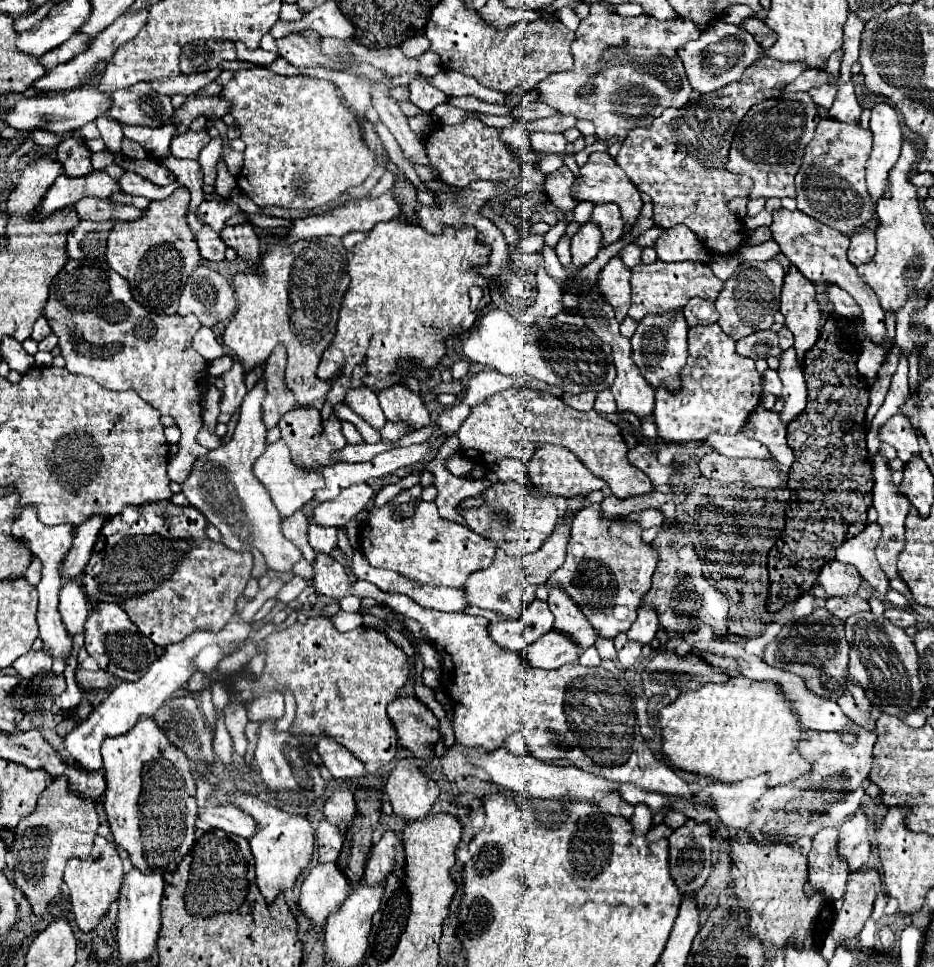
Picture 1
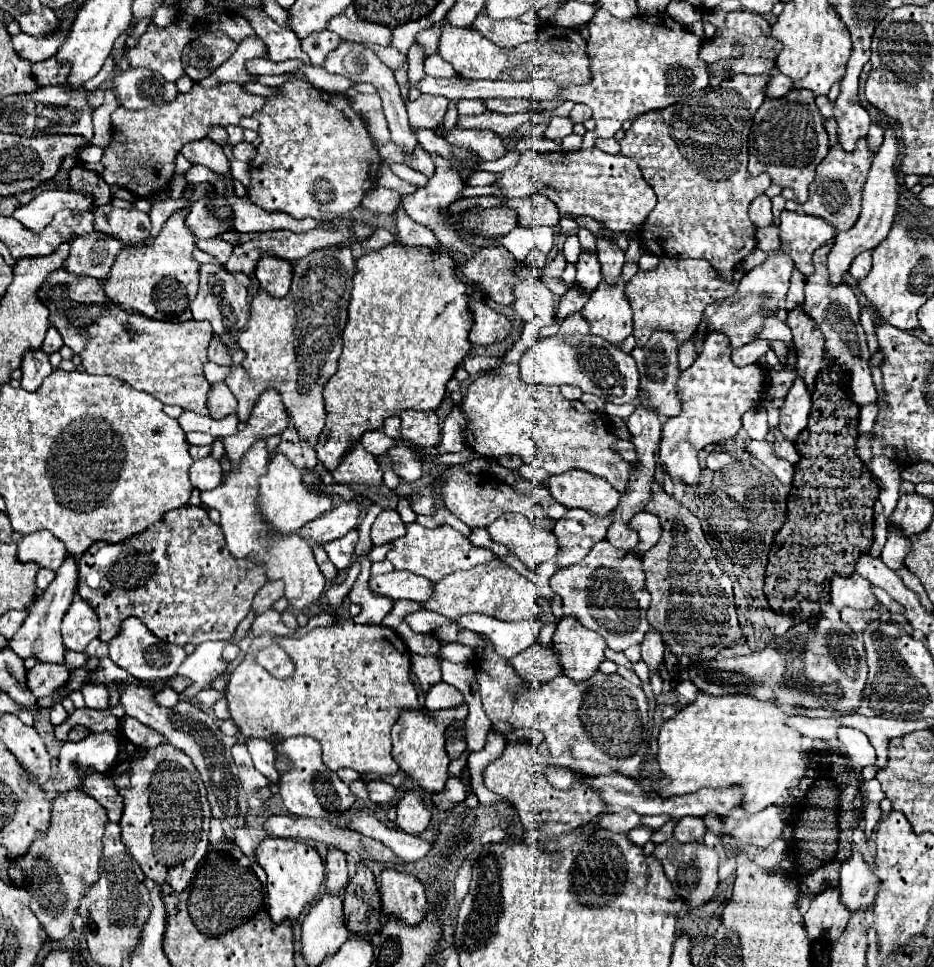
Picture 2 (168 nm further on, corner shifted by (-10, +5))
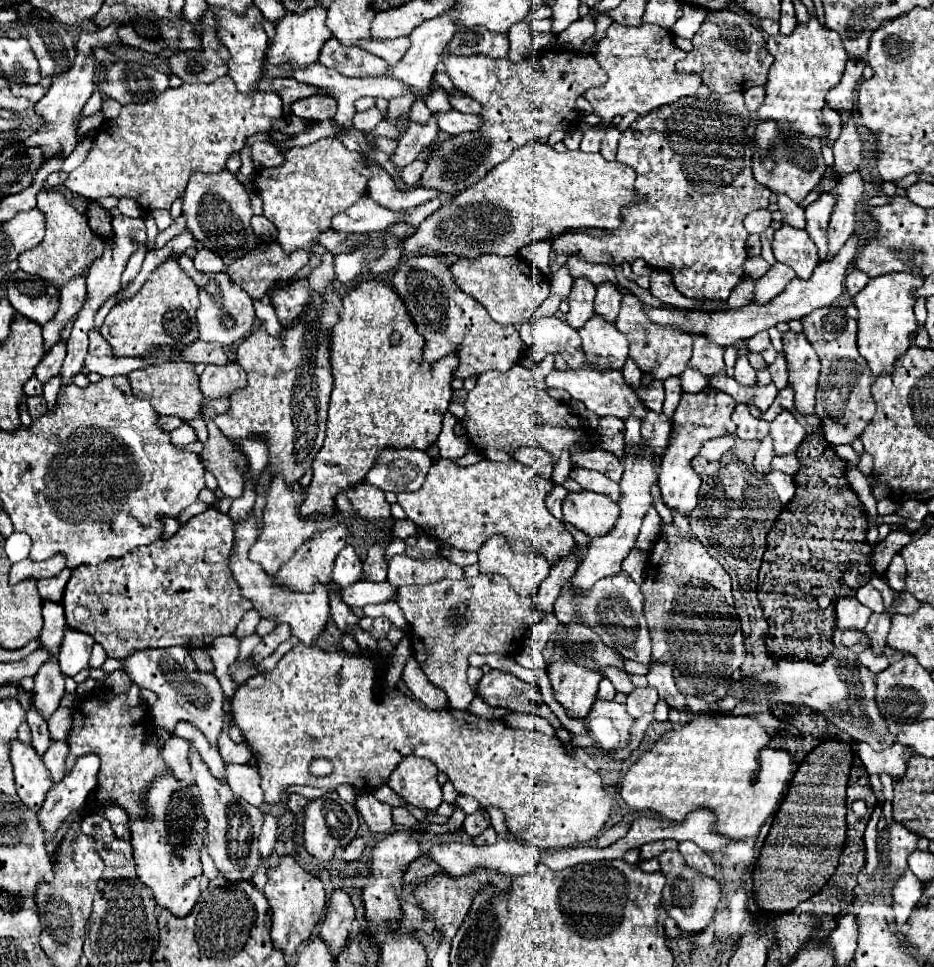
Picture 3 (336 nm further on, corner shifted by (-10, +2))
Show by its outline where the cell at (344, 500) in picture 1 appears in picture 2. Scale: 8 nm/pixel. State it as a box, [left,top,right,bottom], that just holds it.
[300,502,360,546]

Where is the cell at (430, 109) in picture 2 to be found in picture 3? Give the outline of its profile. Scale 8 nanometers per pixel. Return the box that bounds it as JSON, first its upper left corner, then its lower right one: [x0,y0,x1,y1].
[392,113,440,169]

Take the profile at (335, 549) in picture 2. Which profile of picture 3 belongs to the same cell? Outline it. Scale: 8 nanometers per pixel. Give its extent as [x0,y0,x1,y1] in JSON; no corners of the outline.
[332,545,362,587]

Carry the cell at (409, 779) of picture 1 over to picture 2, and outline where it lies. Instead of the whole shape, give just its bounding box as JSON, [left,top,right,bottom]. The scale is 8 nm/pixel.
[396,792,430,836]

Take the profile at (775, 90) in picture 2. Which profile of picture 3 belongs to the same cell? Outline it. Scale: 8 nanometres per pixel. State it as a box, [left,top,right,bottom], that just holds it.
[744,87,766,113]

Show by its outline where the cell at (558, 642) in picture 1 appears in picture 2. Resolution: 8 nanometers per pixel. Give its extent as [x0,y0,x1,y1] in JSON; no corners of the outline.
[508,646,562,688]

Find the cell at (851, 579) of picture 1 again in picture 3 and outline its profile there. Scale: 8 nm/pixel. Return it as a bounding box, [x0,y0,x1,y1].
[836,597,872,629]

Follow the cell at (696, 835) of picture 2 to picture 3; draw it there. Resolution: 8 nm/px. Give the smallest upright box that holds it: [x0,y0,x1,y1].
[678,841,716,877]

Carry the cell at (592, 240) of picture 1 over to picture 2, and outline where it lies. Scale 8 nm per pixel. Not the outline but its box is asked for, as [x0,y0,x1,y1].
[576,252,602,294]

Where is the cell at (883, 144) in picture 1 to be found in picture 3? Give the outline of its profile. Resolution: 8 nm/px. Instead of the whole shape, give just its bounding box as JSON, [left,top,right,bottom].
[646,221,868,345]

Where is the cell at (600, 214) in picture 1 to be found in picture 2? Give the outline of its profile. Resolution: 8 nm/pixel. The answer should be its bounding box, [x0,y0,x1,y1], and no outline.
[598,238,624,286]

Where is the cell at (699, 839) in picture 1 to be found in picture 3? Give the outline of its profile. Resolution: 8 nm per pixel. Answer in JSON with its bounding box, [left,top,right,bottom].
[658,851,720,931]

